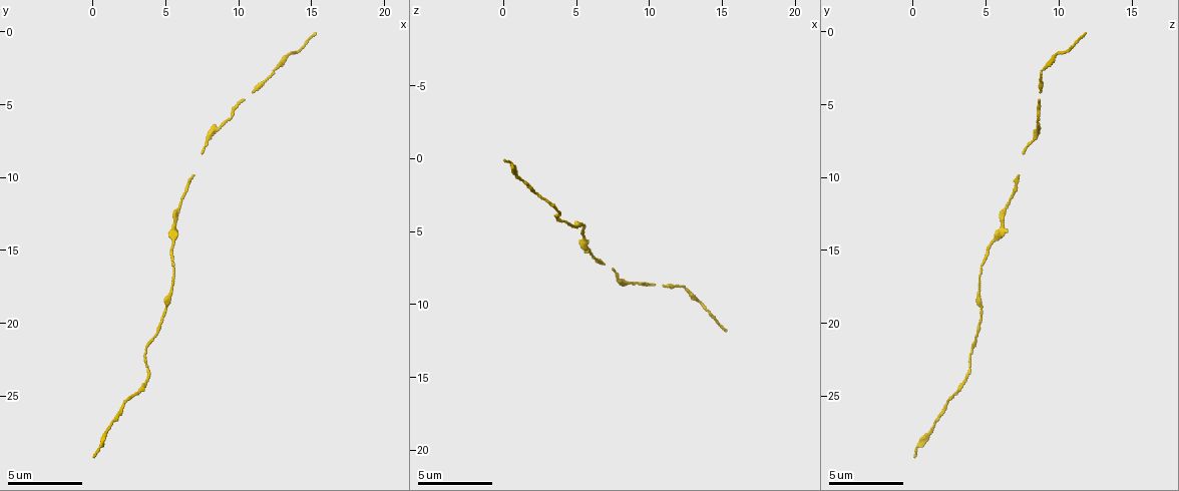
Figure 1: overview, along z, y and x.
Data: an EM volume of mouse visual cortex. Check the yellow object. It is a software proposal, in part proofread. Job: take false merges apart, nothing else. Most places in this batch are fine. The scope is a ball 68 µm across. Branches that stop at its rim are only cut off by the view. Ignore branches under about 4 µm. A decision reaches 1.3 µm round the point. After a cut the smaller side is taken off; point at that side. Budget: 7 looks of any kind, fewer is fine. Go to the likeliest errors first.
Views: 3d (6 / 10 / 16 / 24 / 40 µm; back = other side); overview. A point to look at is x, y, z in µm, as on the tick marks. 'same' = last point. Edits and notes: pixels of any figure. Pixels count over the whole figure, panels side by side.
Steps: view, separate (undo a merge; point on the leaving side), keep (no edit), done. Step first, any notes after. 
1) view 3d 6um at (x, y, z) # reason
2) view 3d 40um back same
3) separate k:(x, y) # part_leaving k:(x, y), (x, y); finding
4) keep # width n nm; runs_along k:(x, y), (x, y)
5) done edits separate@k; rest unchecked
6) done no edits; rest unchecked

view 3d 6um at (5.4, 13.6, 6.0)

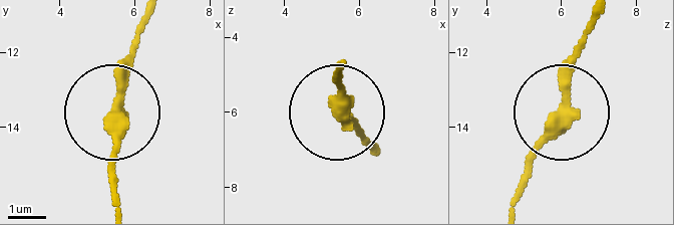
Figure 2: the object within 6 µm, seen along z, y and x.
keep # width 380 nm; runs_along 2:(122, 116), (115, 199); all the same cell

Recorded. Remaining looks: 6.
view 3d 10um at (3.8, 23.8, 3.6) # thick turns thin

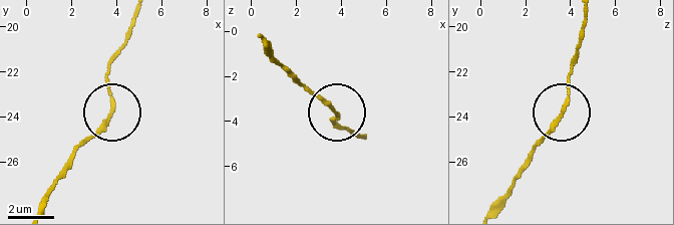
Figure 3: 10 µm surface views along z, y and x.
keep # width 140 nm; runs_along 3:(136, 17), (110, 69), (108, 116), (71, 154); one cell here

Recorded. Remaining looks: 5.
view 3d 10um at (9.4, 6.0, 8.6) # calibre changes

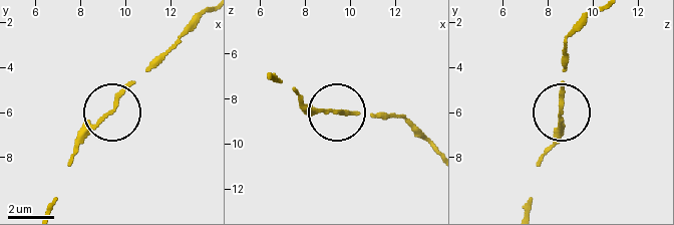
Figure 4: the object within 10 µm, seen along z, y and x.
view 3d 10um back at (9.5, 5.9, 8.6)

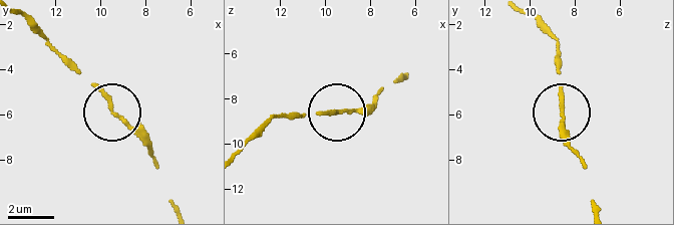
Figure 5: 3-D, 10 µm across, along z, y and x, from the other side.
keep # width 160 nm; runs_along 5:(173, 207), (149, 150), (71, 59); one cell here

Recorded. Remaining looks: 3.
done no edits; rest unchecked

